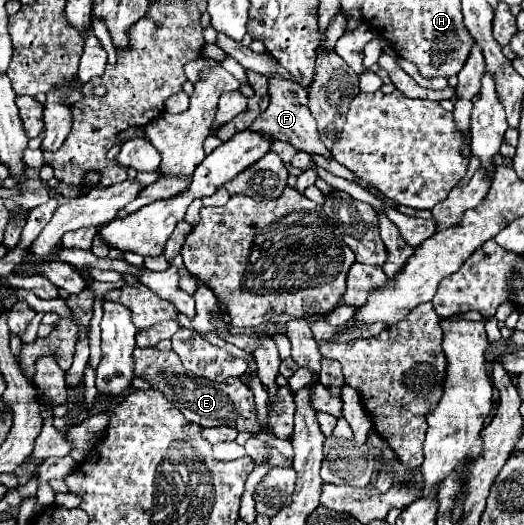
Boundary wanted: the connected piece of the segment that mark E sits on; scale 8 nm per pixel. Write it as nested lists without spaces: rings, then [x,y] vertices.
[[[134,348],[134,372],[138,378],[144,378],[152,388],[160,390],[184,416],[186,420],[200,426],[234,426],[238,432],[248,430],[250,434],[260,432],[260,424],[256,420],[254,394],[248,386],[240,382],[240,378],[230,378],[222,384],[202,378],[190,378],[182,372],[182,360],[176,352],[162,352],[156,348]]]

